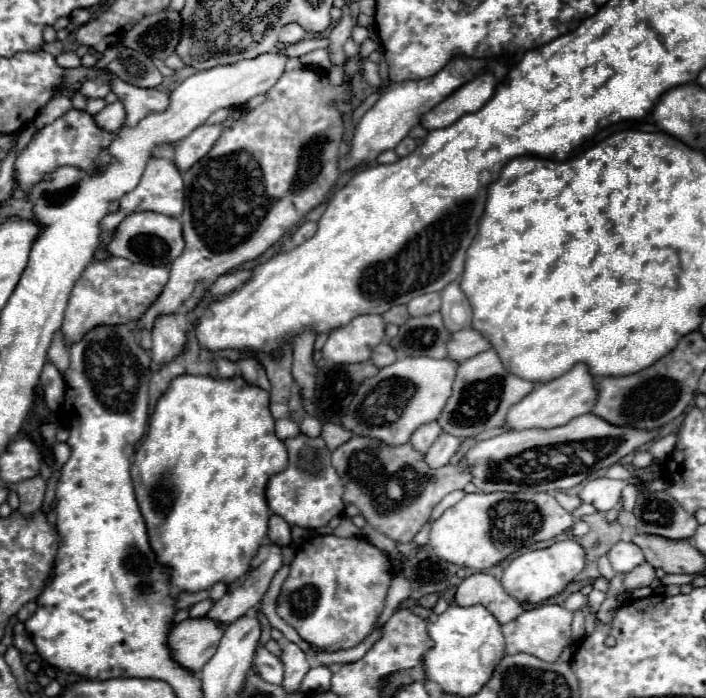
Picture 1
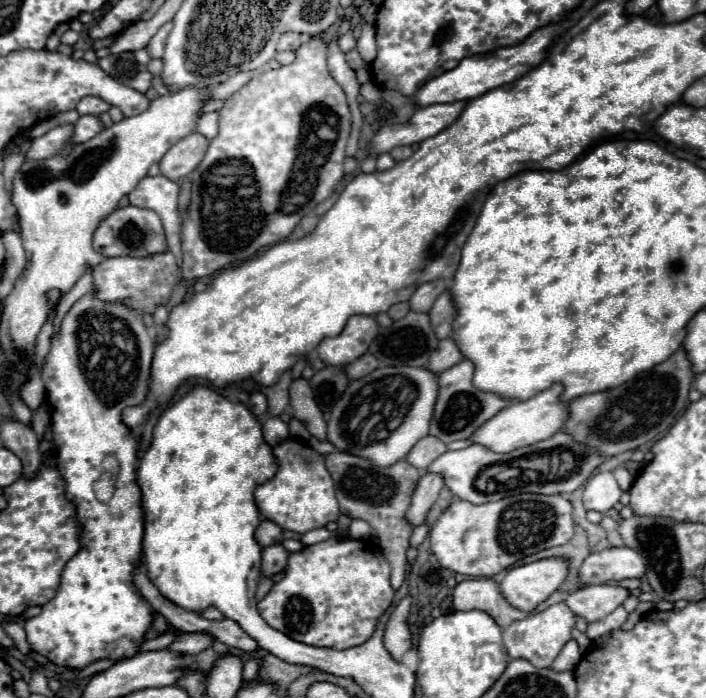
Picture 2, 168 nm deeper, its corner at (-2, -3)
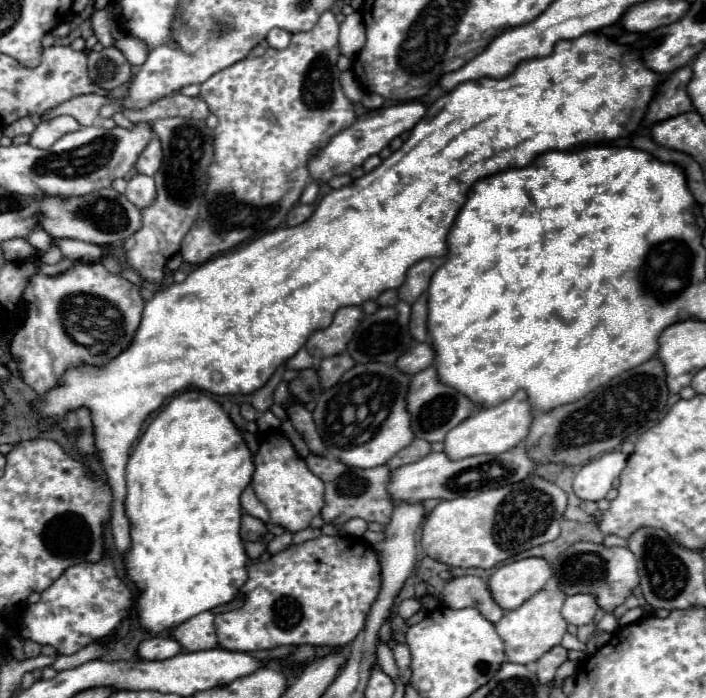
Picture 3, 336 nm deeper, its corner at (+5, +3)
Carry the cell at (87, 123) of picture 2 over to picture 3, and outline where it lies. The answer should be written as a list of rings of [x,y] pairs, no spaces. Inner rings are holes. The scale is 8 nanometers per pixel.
[[[55,117],[35,127],[35,131],[29,135],[29,145],[37,149],[49,149],[65,133],[73,133],[77,129],[79,129],[79,123],[73,117]]]

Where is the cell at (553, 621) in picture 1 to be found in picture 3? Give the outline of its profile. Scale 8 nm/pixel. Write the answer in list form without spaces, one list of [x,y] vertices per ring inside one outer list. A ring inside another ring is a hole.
[[[543,589],[535,593],[529,601],[525,601],[519,609],[507,611],[505,617],[499,623],[495,623],[495,629],[505,643],[505,655],[509,661],[521,665],[533,663],[551,647],[561,643],[563,635],[567,633],[567,621],[561,617],[563,601],[565,601],[565,593]]]

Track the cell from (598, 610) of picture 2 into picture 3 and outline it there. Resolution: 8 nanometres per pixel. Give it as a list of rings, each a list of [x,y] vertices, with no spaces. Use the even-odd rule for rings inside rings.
[[[571,595],[565,599],[565,603],[561,607],[561,615],[567,623],[581,627],[581,625],[587,625],[593,621],[597,609],[599,607],[591,595]]]

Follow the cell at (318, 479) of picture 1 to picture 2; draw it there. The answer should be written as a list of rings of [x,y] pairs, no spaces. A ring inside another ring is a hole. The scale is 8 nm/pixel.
[[[286,439],[274,447],[274,457],[278,461],[278,473],[256,489],[256,505],[262,517],[278,523],[282,529],[306,533],[318,527],[326,527],[340,515],[334,483],[324,467],[324,455],[314,451],[306,443]]]

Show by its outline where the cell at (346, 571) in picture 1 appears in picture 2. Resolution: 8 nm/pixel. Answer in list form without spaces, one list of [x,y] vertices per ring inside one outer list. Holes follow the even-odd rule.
[[[330,537],[290,555],[282,581],[278,581],[272,591],[258,603],[258,611],[270,627],[286,633],[300,643],[342,651],[362,645],[372,637],[376,621],[392,605],[394,593],[396,591],[390,585],[390,563],[384,559],[376,543],[350,537]]]

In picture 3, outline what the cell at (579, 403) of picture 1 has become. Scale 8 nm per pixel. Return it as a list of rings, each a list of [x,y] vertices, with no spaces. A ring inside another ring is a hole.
[[[515,393],[509,401],[503,401],[501,405],[495,405],[489,409],[479,409],[479,411],[471,413],[461,425],[457,425],[457,429],[451,429],[445,435],[443,453],[451,461],[459,461],[459,459],[465,459],[471,455],[505,453],[527,437],[529,425],[531,425],[531,407],[527,403],[527,397],[525,397],[525,393]]]

